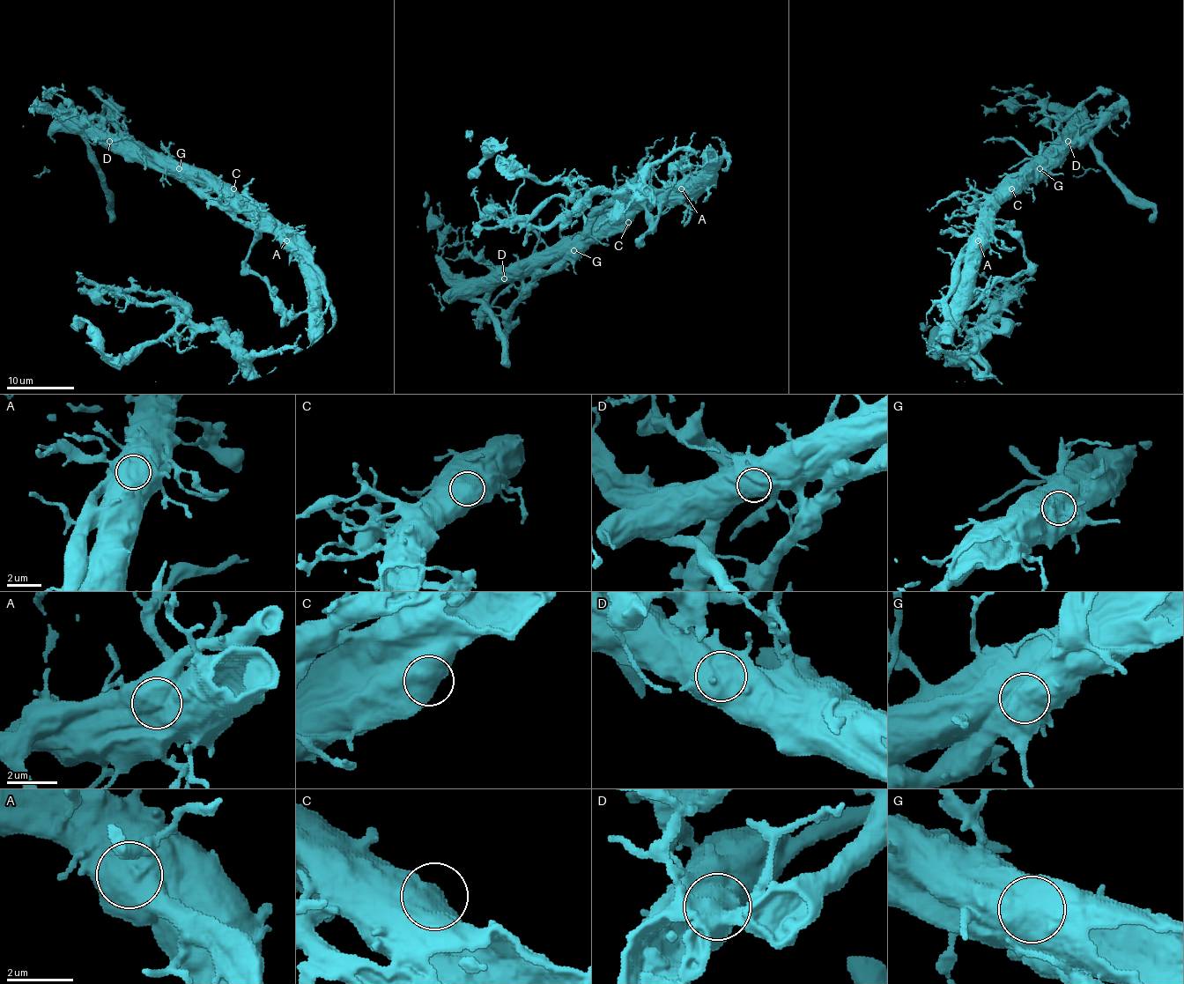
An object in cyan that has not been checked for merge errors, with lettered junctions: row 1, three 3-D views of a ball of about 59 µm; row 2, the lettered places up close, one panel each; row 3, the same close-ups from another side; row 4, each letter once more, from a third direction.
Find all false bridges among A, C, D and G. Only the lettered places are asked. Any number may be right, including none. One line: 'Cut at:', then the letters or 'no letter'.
Cut at: A, G

